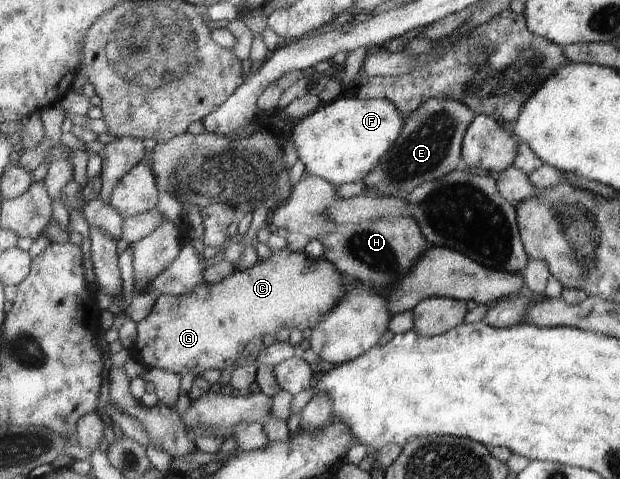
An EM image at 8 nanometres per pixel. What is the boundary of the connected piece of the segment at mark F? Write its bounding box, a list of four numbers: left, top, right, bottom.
[290,95,404,186]

